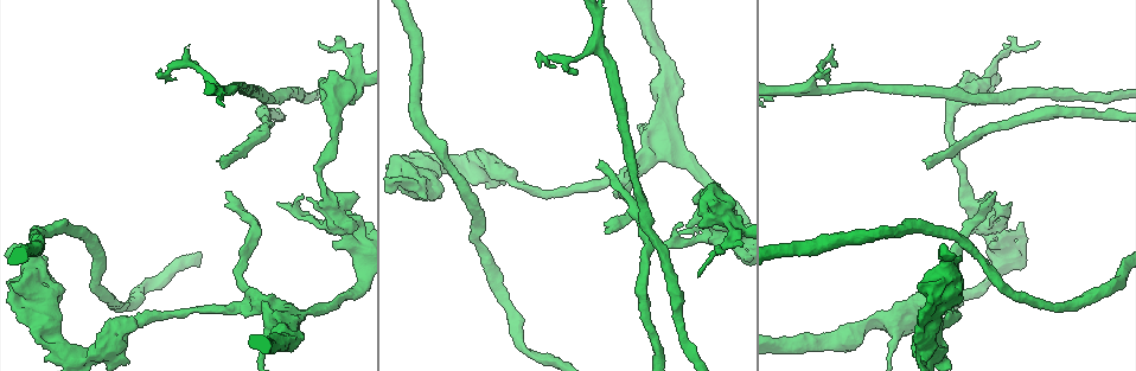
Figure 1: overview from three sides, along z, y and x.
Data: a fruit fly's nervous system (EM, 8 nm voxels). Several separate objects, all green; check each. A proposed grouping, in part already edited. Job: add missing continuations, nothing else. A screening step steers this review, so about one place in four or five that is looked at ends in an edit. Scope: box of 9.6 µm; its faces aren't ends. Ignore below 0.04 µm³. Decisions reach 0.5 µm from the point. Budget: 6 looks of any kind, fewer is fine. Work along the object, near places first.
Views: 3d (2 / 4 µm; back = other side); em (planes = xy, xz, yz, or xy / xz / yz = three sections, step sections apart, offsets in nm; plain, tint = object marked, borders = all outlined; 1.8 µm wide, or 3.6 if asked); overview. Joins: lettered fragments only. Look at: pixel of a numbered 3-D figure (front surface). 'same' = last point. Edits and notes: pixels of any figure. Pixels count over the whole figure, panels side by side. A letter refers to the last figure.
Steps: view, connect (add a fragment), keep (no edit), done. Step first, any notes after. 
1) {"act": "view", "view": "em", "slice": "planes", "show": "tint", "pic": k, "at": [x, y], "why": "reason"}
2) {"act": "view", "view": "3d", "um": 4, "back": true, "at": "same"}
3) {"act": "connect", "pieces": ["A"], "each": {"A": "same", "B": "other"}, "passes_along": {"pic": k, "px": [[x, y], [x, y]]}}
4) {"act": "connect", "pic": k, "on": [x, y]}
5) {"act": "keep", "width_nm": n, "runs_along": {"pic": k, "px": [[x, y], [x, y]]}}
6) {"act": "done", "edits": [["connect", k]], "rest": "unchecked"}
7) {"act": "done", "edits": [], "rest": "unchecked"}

{"act": "view", "view": "em", "slice": "planes", "show": "borders", "pic": 1, "at": [221, 160], "why": "long arm stops here"}

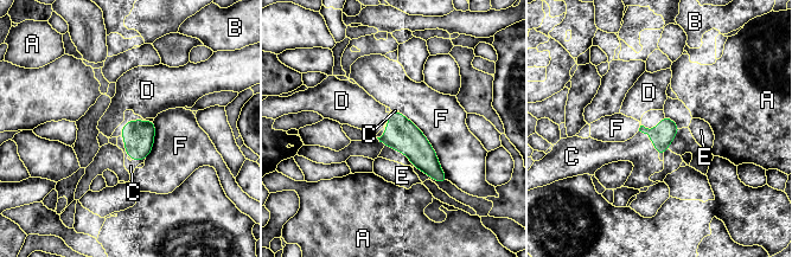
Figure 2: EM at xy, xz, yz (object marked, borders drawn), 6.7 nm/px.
{"act": "connect", "pieces": ["C"], "width_nm": 150, "each": {"A": "other", "B": "other", "C": "same", "D": "other", "E": "other", "F": "other"}, "found": "it goes on there"}

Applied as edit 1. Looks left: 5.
{"act": "view", "view": "overview"}

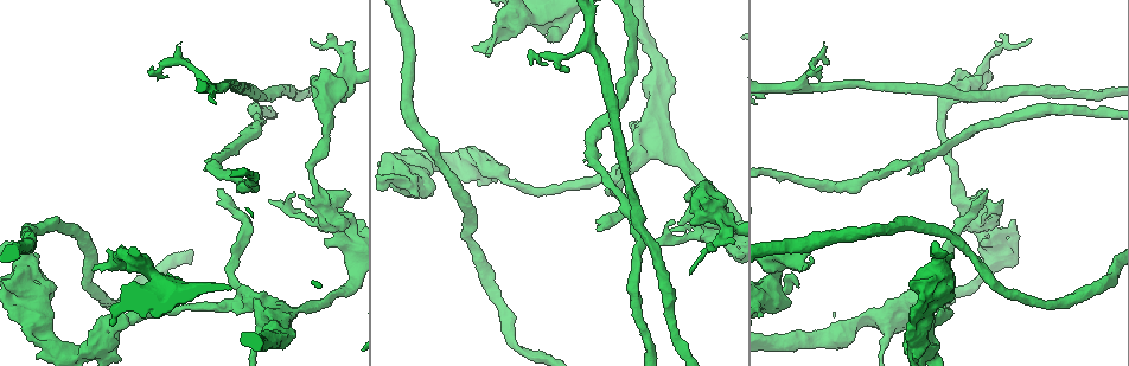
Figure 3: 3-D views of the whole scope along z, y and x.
{"act": "view", "view": "em", "slice": "planes", "show": "borders", "pic": 3, "at": [244, 297], "why": "three arms meet"}

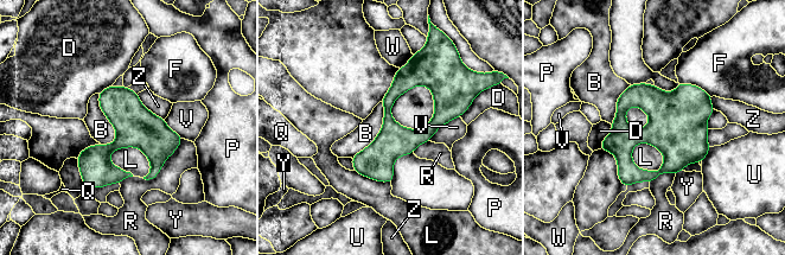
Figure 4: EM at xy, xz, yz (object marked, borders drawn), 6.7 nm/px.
{"act": "keep", "longest_contact_nm": ["R", 380], "each": {"B": "other", "D": "other", "F": "other", "L": "other", "P": "other", "Q": "other", "R": "other", "U": "other", "V": "other", "W": "other", "Y": "other", "Z": "other"}, "border": {"pic": 4, "px": [[97, 94], [115, 131], [108, 145]]}, "found": "none of them fits"}

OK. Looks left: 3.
{"act": "view", "view": "em", "slice": "planes", "show": "plain", "pic": 3, "at": [793, 274], "why": "an open end"}

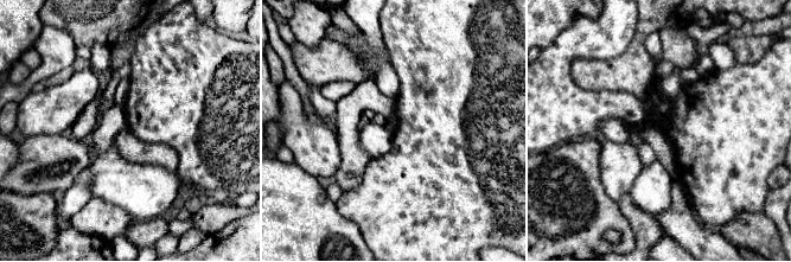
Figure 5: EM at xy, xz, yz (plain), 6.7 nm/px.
{"act": "view", "view": "em", "slice": "planes", "show": "borders", "at": "same", "why": "what lies round it"}

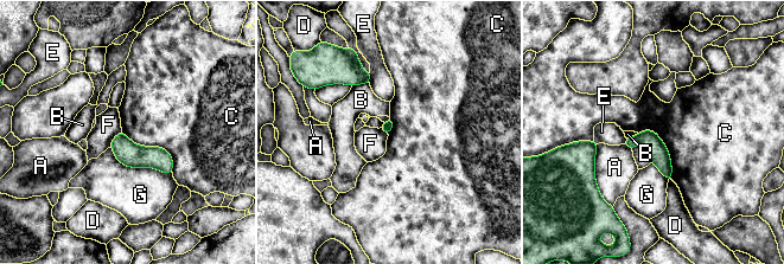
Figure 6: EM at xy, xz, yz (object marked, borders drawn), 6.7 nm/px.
{"act": "keep", "each": {"A": "other", "B": "other", "C": "other", "D": "other", "E": "other", "F": "other", "G": "other"}, "found": "no lettered fragment goes on from it"}

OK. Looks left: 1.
{"act": "done", "edits": [["connect", 2]], "rest": "unchecked"}

